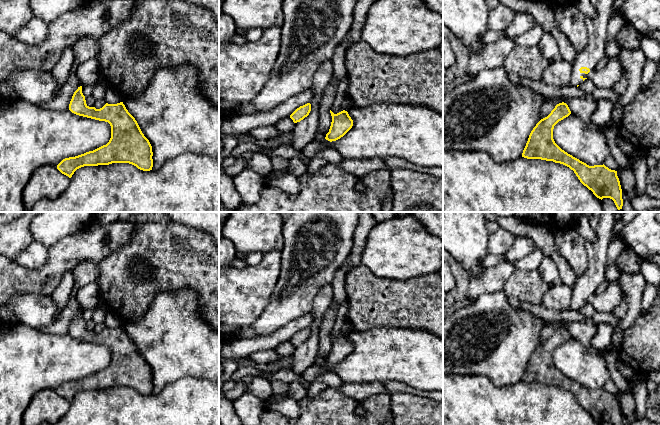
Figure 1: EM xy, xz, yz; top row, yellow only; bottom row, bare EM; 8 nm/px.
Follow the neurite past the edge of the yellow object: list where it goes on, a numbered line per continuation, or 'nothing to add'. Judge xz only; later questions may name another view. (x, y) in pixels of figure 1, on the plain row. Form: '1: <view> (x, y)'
nothing to add

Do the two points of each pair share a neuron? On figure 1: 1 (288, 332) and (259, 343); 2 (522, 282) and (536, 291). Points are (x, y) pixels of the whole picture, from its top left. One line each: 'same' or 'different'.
1: same
2: same

